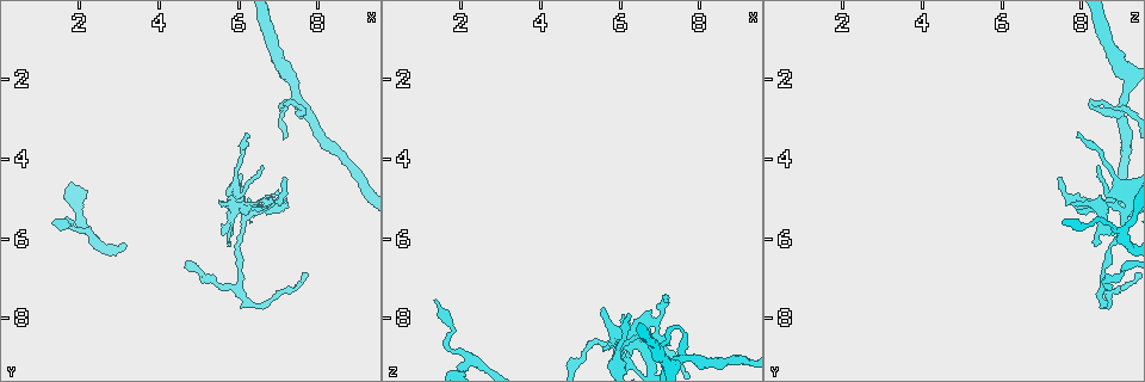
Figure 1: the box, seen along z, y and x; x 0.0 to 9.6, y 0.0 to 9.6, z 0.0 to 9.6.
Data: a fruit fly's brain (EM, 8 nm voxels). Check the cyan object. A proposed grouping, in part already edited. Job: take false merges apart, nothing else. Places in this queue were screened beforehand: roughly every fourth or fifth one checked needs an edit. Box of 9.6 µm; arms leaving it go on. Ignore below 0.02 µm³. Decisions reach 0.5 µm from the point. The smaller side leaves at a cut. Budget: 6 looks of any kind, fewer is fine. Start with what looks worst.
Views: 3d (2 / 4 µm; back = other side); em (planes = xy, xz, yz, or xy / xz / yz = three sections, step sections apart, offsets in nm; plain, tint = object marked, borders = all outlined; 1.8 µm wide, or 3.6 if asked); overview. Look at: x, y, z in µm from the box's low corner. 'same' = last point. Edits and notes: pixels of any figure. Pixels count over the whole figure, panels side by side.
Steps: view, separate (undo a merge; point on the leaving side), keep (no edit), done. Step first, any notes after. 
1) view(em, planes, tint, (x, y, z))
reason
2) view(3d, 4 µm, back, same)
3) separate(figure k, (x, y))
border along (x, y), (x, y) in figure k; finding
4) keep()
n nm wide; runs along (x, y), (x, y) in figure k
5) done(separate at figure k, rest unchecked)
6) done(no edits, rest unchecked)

view(em, planes, plain, (6.20, 5.05, 8.60))
closes a loop

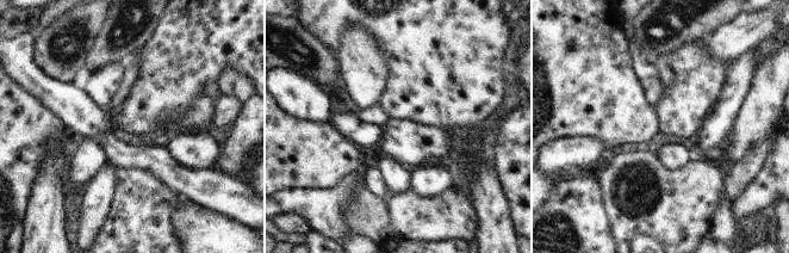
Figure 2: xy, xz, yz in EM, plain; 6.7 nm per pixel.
view(em, planes, tint, same)
where the object lies

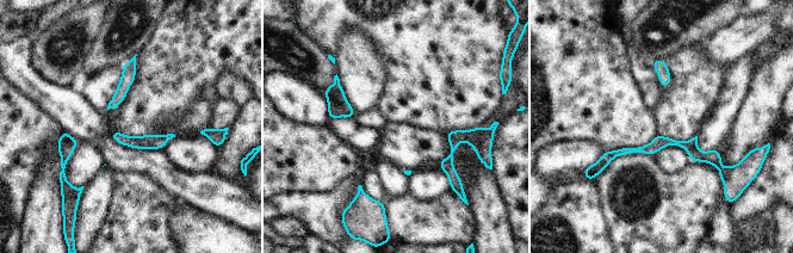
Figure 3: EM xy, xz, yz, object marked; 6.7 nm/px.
keep()
one cell here

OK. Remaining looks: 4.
view(em, xz, step 16, tint, (6.05, 7.05, 8.60))
three arms meet

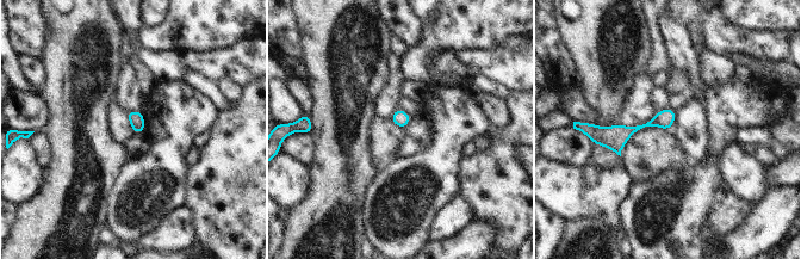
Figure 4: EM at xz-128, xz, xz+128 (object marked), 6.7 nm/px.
view(em, planes, tint, same)
another direction

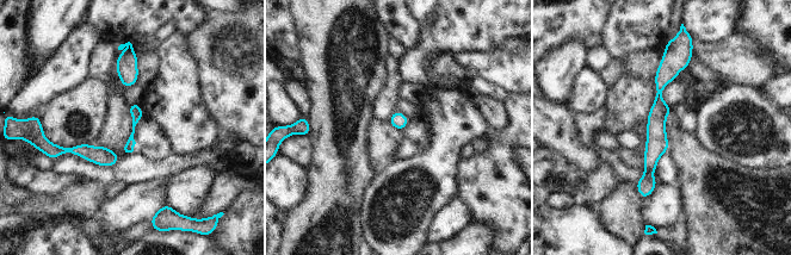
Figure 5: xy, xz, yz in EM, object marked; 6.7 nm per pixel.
keep()
runs along (672, 58), (660, 82), (644, 194) in figure 5; continuous, no second cell

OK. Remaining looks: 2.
view(em, xz, step 4, tint, (7.55, 2.75, 9.05))
abrupt turn

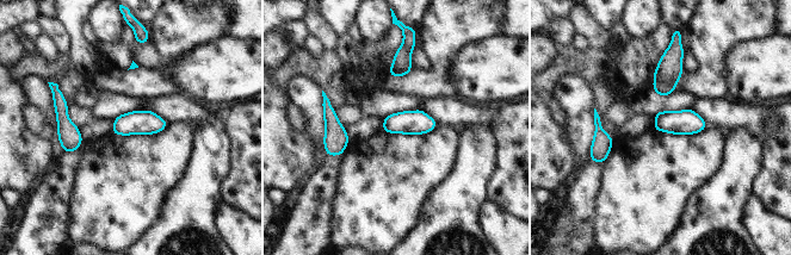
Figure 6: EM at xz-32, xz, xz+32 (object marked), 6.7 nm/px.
view(em, planes, tint, same)

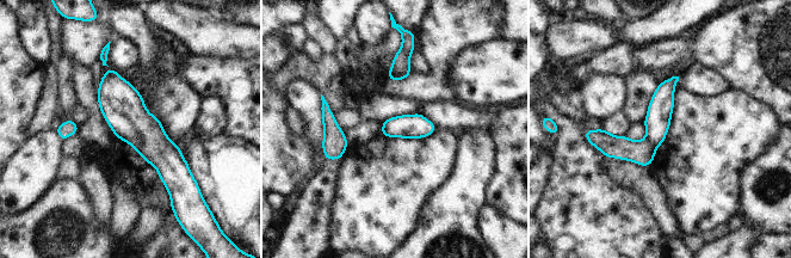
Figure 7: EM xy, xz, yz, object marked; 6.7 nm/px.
separate(figure 7, (659, 115))
170 nm wide; the part that leaves runs along (109, 72), (127, 116), (183, 178) in figure 7; two cells meet here

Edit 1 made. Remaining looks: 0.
done(separate at figure 7, rest unchecked)

